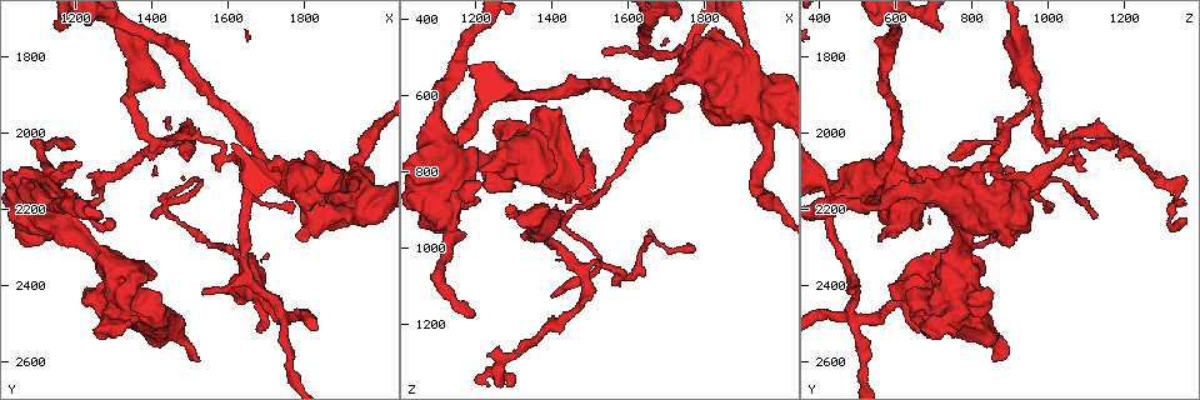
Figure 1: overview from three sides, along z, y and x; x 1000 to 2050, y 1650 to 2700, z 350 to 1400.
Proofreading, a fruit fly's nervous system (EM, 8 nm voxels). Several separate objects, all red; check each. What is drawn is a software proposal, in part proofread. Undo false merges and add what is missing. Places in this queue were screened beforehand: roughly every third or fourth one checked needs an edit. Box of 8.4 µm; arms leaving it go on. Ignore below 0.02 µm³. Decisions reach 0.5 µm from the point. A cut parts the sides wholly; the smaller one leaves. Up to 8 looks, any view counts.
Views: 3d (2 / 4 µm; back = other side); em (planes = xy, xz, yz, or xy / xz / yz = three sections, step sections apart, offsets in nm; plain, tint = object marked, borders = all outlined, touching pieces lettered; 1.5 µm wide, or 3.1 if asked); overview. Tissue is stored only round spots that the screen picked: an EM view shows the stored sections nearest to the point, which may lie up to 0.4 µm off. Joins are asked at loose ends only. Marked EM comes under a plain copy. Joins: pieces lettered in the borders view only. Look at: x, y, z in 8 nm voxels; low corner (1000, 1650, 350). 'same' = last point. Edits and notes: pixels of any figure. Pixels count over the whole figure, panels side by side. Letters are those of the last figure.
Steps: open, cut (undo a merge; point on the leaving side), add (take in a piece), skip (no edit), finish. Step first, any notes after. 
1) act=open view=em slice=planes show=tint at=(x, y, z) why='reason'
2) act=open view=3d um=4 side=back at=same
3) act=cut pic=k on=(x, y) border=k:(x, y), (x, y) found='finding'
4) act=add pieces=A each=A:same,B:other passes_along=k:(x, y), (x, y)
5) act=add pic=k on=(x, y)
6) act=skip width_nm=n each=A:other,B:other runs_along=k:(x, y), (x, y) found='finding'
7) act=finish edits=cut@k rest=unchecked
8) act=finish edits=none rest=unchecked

act=open view=em slice=xz step=8 show=tint at=(1755, 2485, 490) why='sharp bend'

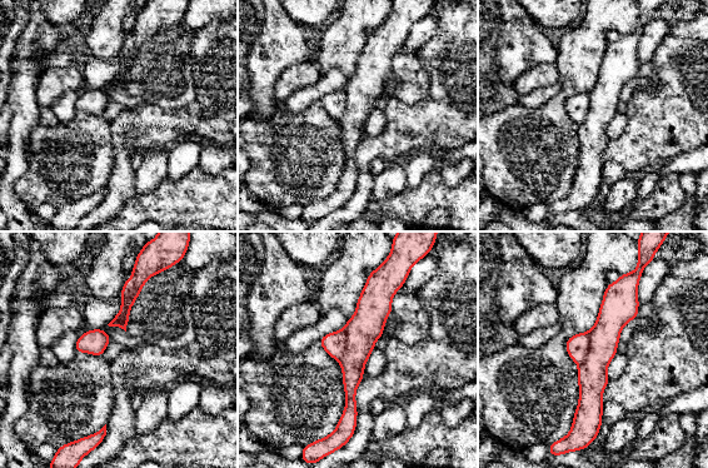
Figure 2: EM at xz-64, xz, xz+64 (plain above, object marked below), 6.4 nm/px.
act=open view=em slice=planes show=borders at=same why='another direction'

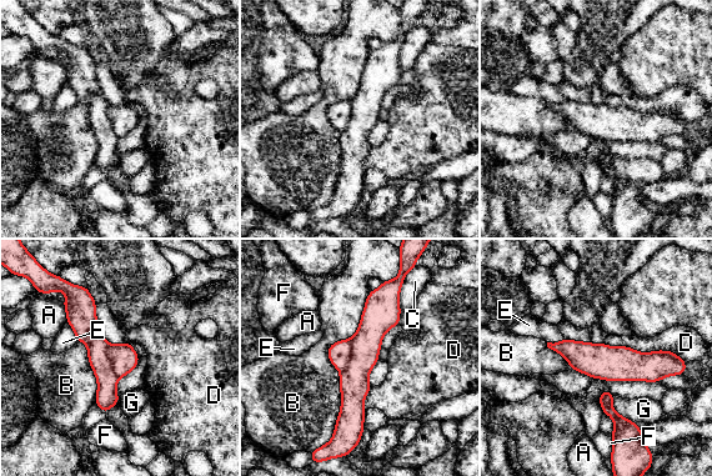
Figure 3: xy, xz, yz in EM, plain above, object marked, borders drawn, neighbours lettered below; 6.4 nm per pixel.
act=cut pic=3 on=(88, 331) each=A:other,B:other,C:other,D:other,E:other,F:other,G:other found='two neurons meet here'

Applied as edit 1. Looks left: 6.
act=open view=overview

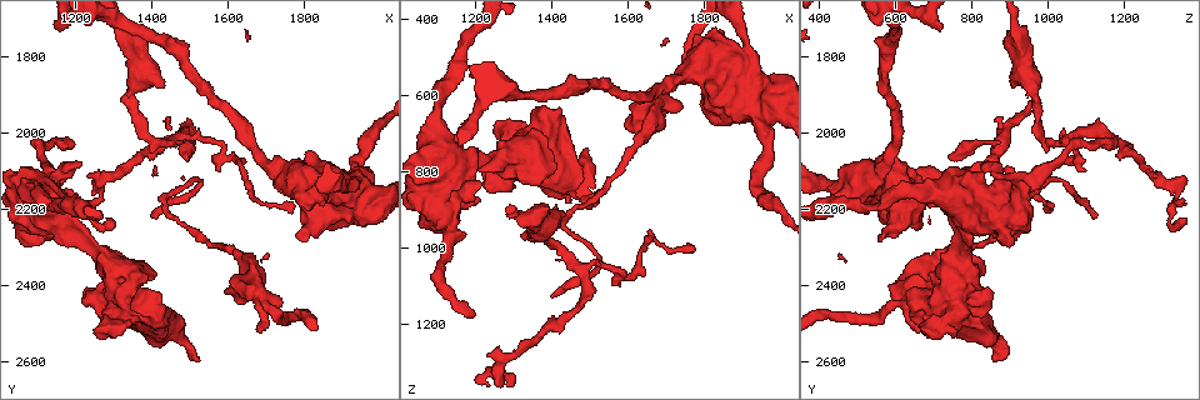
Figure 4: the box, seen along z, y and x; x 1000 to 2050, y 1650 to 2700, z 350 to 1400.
act=open view=3d um=4 at=(1765, 2215, 1000) why='long arm stops here'

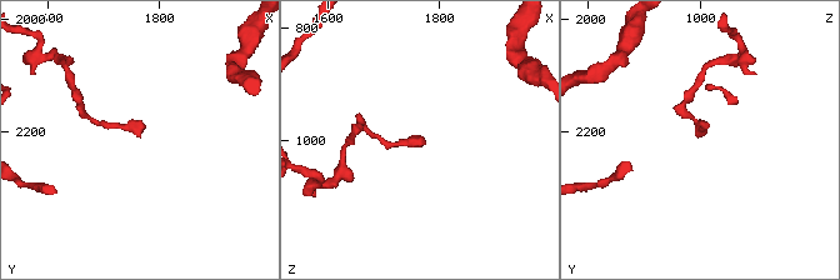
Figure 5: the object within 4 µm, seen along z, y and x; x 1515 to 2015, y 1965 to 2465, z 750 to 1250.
act=open view=em slice=xz step=4 show=borders at=(1765, 2205, 995)

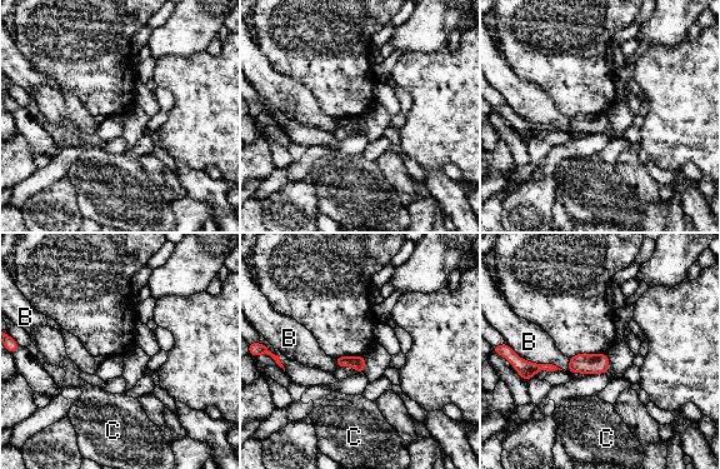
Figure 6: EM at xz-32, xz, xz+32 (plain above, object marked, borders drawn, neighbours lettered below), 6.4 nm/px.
act=open view=em slice=planes show=borders at=same

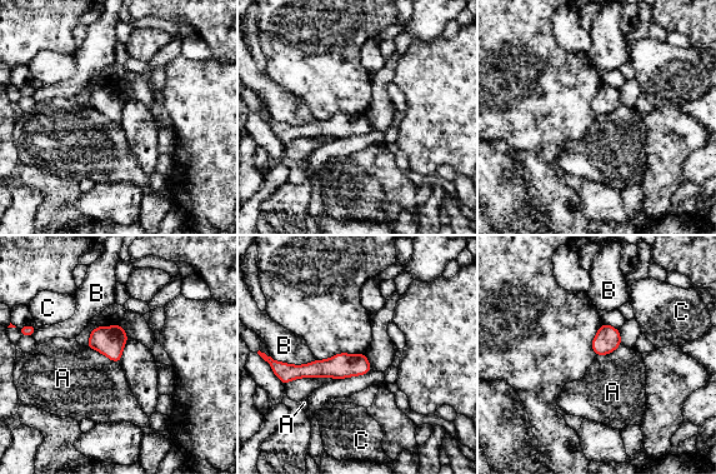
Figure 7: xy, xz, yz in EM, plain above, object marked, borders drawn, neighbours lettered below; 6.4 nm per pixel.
act=skip each=A:other,B:other,C:other runs_along=7:(367, 368), (286, 369) found='none of them fits'

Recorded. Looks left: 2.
act=open view=em slice=yz step=8 show=tint at=(1195, 2035, 1185) why='end of a long branch'

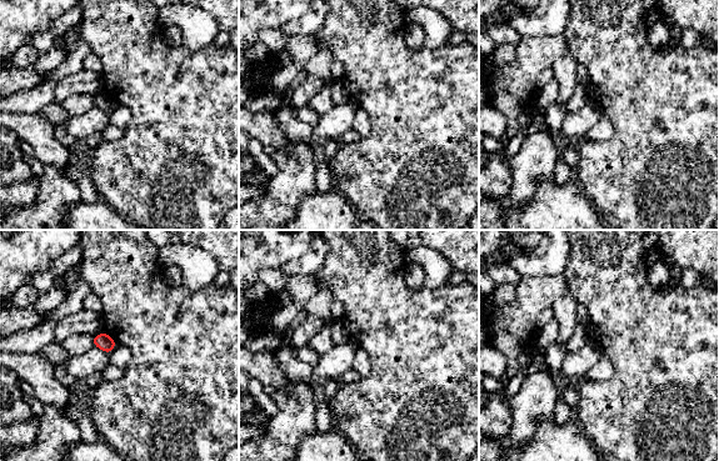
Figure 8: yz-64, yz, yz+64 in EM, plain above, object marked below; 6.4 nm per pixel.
act=open view=em slice=planes show=borders at=same

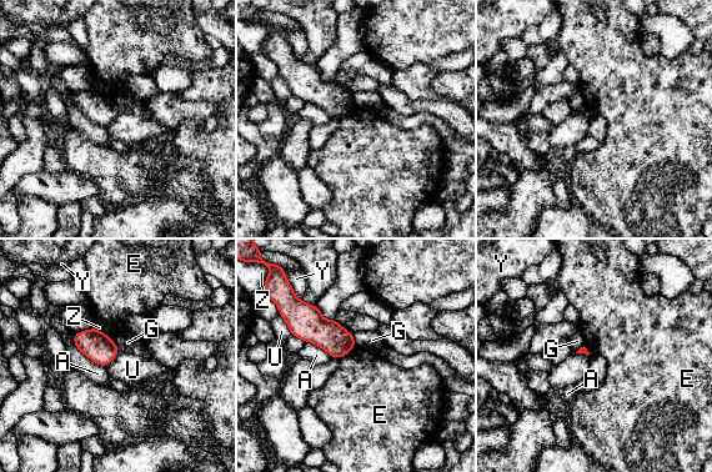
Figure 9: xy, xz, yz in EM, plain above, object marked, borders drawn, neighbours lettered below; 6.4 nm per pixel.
act=skip each=A:other,E:other,G:other,U:other,Y:other,Z:other border=9:(355, 345), (339, 358) found='none of them fits'

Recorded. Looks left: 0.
act=finish edits=cut@3 rest=unchecked

